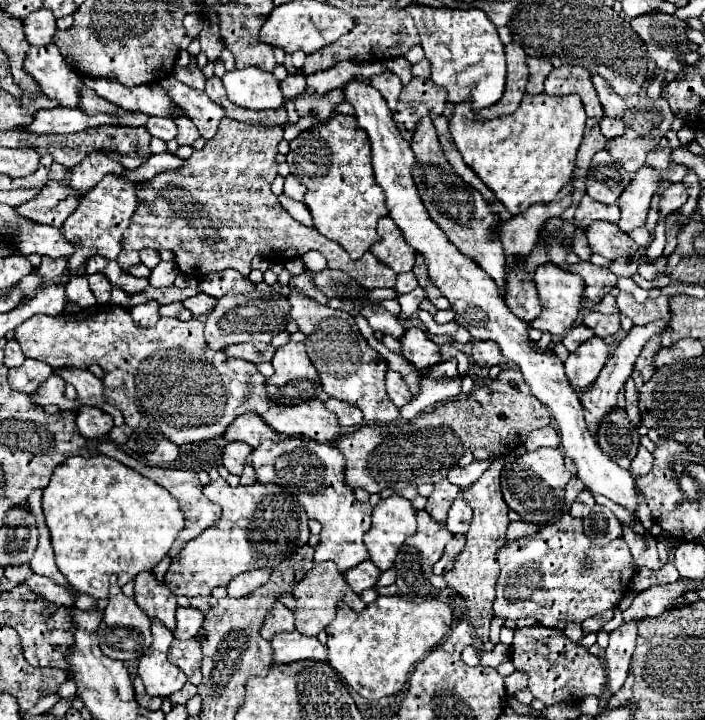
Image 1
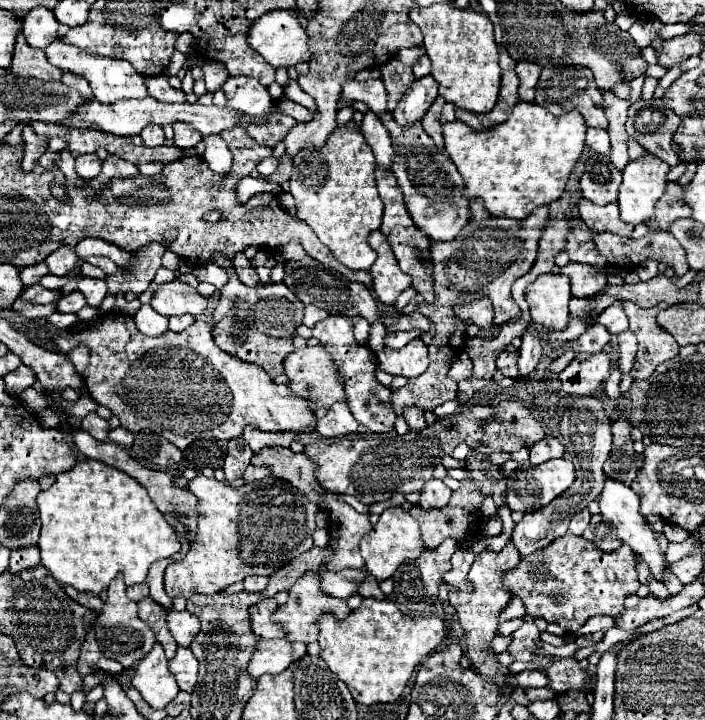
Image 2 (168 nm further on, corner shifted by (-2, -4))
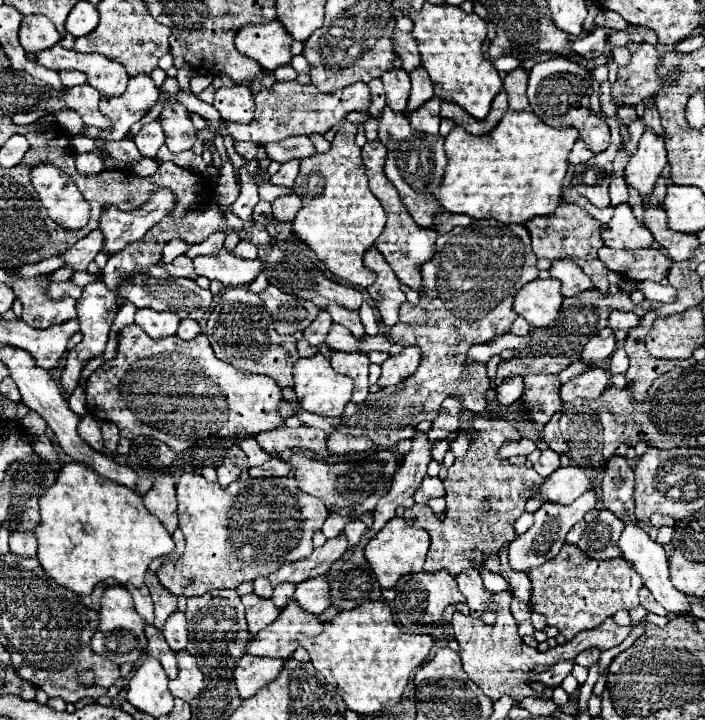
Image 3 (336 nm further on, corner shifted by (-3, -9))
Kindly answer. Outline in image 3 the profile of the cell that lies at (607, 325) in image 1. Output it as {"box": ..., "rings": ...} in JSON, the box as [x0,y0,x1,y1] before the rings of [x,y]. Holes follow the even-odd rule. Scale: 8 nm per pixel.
{"box":[608,311,640,329],"rings":[[[612,311],[608,325],[612,329],[630,329],[630,327],[636,327],[638,321],[640,321],[638,315],[634,315],[632,311]]]}

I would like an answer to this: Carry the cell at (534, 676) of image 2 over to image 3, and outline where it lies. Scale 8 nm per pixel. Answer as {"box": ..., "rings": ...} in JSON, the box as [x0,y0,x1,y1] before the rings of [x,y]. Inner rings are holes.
{"box":[540,661,574,687],"rings":[[[562,661],[562,663],[558,663],[556,667],[552,667],[552,669],[548,669],[548,671],[542,671],[542,673],[540,673],[540,681],[542,681],[546,687],[558,687],[558,685],[564,681],[564,677],[572,671],[572,667],[574,667],[572,661]]]}

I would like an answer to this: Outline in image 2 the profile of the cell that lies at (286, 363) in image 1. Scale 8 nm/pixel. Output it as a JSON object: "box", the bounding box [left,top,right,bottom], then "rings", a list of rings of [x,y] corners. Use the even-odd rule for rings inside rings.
{"box":[283,344,345,408],"rings":[[[319,344],[317,346],[305,346],[301,350],[295,350],[295,352],[287,354],[285,360],[283,360],[283,368],[285,368],[285,374],[289,378],[287,388],[293,394],[309,400],[313,408],[331,406],[339,400],[345,400],[343,380],[337,378],[337,366],[333,364],[333,358]]]}

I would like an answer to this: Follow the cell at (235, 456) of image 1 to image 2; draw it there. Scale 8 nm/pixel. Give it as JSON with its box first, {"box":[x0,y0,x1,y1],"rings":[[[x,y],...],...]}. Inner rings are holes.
{"box":[223,438,253,482],"rings":[[[235,438],[229,442],[229,452],[225,456],[225,464],[223,464],[223,472],[227,482],[237,480],[245,468],[251,464],[253,458],[253,450],[247,446],[247,442],[243,442],[243,438]]]}

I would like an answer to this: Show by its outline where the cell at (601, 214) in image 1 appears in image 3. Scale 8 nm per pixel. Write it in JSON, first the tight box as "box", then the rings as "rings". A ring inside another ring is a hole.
{"box":[602,203,656,249],"rings":[[[628,203],[614,207],[614,217],[602,227],[604,245],[612,249],[644,249],[656,247],[650,231],[638,223]]]}

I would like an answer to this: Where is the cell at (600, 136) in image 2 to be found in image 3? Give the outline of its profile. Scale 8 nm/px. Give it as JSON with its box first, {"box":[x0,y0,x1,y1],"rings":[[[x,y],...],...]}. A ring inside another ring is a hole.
{"box":[568,139,594,165],"rings":[[[578,139],[578,141],[574,143],[570,155],[568,155],[568,163],[570,163],[570,165],[580,165],[580,163],[586,163],[592,155],[594,155],[594,153],[588,151],[588,149],[584,147],[584,143]]]}

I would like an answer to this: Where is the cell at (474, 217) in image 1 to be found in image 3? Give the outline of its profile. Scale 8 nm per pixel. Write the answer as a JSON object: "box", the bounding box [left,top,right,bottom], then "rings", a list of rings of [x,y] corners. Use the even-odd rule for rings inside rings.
{"box":[378,107,446,229],"rings":[[[386,107],[378,119],[378,139],[388,147],[388,153],[386,153],[386,165],[384,165],[384,173],[386,177],[394,183],[394,187],[398,189],[398,195],[406,207],[406,211],[412,215],[412,219],[420,225],[420,227],[430,227],[434,229],[432,225],[432,217],[436,211],[440,211],[440,203],[432,197],[432,191],[436,191],[436,187],[440,185],[442,181],[442,175],[444,175],[444,167],[446,167],[446,153],[444,153],[444,137],[442,135],[426,135],[426,133],[420,133],[420,131],[414,131],[410,127],[410,121],[404,117],[404,113],[394,113],[390,107]]]}

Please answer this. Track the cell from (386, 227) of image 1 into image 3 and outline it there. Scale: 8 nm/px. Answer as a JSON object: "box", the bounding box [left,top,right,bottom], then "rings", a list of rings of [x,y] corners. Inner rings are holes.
{"box":[364,247,406,327],"rings":[[[376,247],[366,251],[364,265],[376,273],[376,283],[368,287],[368,293],[382,315],[382,323],[392,327],[398,319],[398,307],[406,301],[406,295],[400,289],[400,281],[396,279],[394,271],[390,269],[390,265]]]}

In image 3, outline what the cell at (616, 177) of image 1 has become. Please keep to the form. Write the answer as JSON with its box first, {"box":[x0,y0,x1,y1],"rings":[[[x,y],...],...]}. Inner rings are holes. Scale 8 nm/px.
{"box":[572,117,622,207],"rings":[[[606,117],[606,123],[612,129],[610,147],[588,159],[588,163],[576,165],[572,175],[572,185],[582,197],[586,197],[596,207],[608,207],[608,183],[612,179],[612,161],[622,145],[620,125],[616,123],[616,119]]]}

